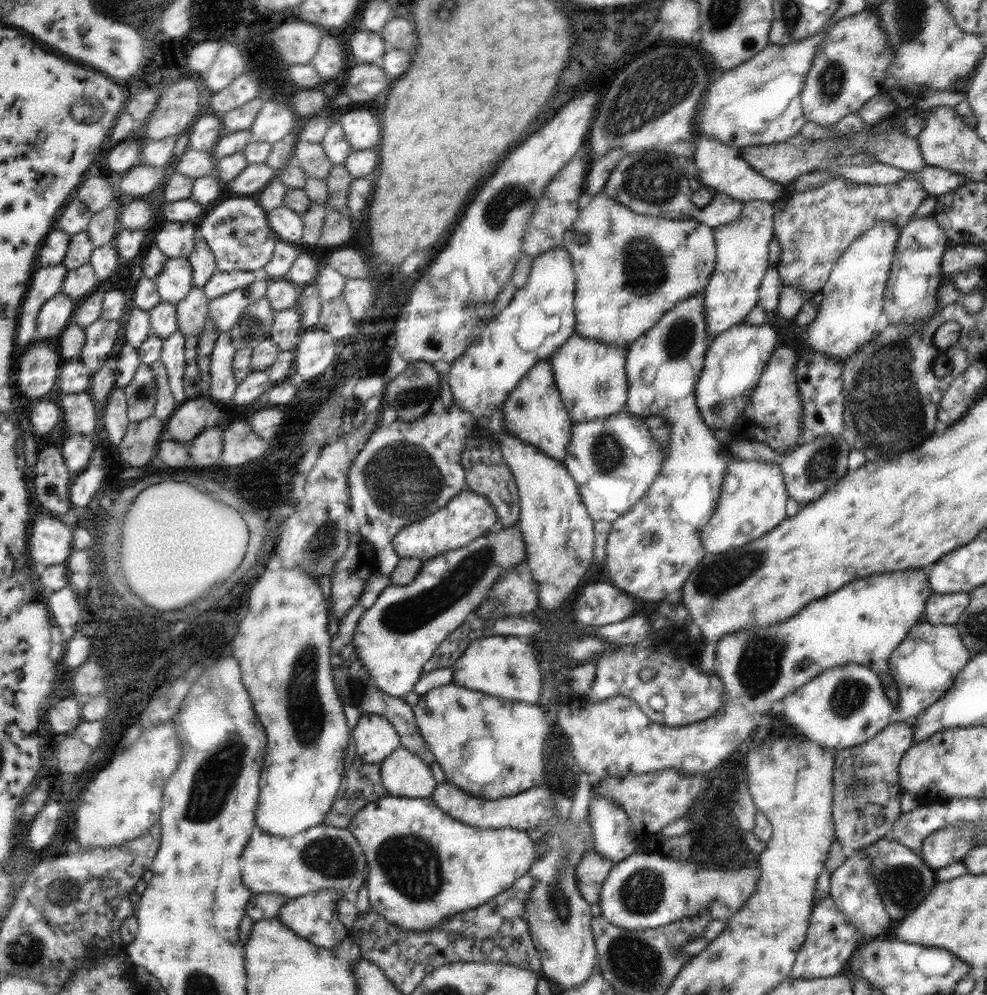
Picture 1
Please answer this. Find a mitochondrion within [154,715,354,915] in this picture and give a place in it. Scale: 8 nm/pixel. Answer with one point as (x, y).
(213, 781)

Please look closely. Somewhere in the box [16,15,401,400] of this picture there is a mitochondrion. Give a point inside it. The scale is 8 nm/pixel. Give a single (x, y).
(83, 113)

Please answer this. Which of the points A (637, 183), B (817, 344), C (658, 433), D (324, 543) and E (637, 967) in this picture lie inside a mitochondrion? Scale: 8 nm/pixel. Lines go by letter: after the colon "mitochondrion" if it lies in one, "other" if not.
A: mitochondrion
B: other
C: other
D: mitochondrion
E: mitochondrion

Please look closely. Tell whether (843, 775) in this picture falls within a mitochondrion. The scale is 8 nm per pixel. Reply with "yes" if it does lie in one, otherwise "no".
no

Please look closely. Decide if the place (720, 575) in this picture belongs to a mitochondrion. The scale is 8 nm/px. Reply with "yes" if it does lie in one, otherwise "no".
yes

